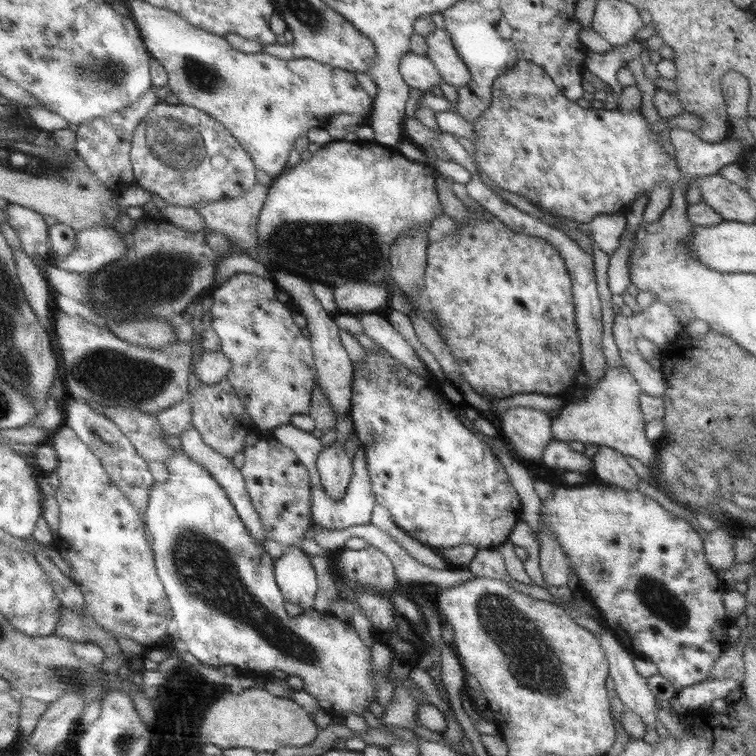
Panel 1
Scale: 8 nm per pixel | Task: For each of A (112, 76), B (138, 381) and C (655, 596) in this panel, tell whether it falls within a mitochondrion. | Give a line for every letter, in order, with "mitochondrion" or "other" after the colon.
A: mitochondrion
B: mitochondrion
C: mitochondrion

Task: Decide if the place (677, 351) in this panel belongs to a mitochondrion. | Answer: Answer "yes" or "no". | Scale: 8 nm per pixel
no

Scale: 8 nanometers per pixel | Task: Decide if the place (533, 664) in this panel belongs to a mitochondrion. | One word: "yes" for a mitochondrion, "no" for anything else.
yes

